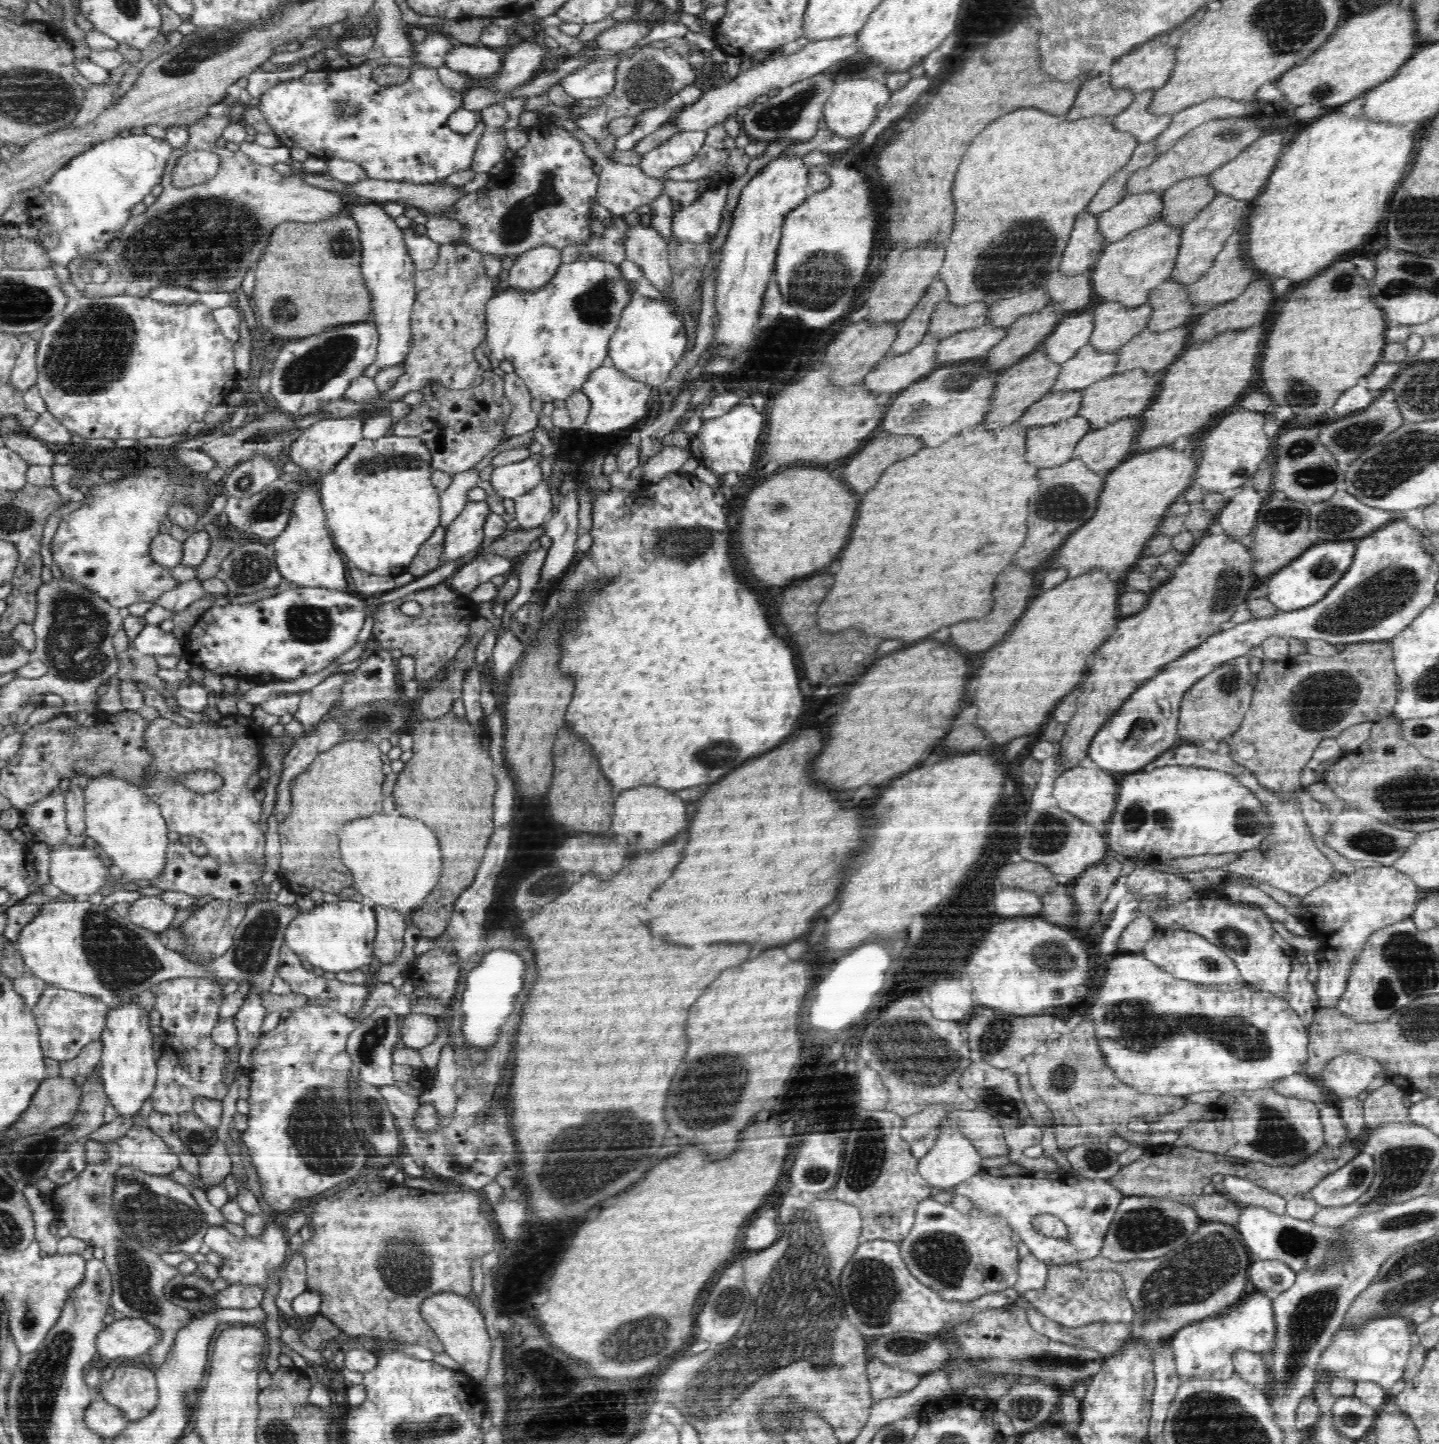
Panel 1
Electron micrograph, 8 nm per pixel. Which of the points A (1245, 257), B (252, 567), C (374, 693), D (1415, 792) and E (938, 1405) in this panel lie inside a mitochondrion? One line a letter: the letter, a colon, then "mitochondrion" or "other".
A: other
B: mitochondrion
C: mitochondrion
D: mitochondrion
E: other

